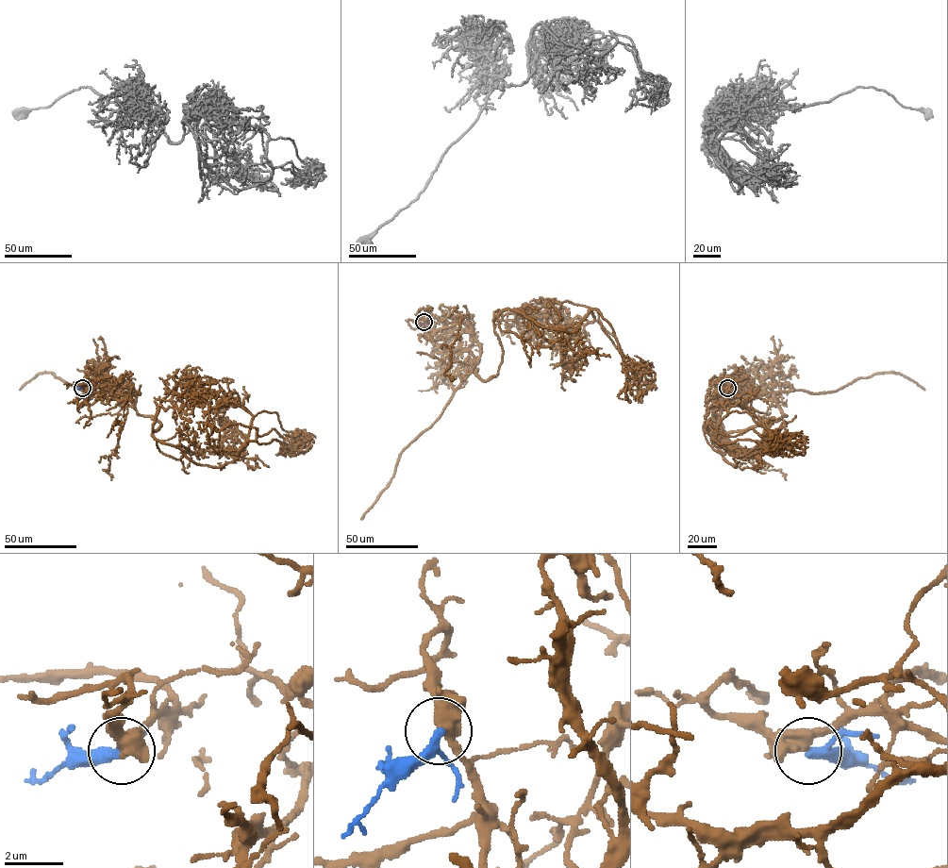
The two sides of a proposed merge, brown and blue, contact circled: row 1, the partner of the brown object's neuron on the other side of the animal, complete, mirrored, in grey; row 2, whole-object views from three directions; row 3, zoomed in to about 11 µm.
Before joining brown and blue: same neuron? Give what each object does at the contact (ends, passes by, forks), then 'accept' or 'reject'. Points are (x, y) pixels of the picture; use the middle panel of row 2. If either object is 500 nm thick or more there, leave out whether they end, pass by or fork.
brown passes by | blue passes by | reject

